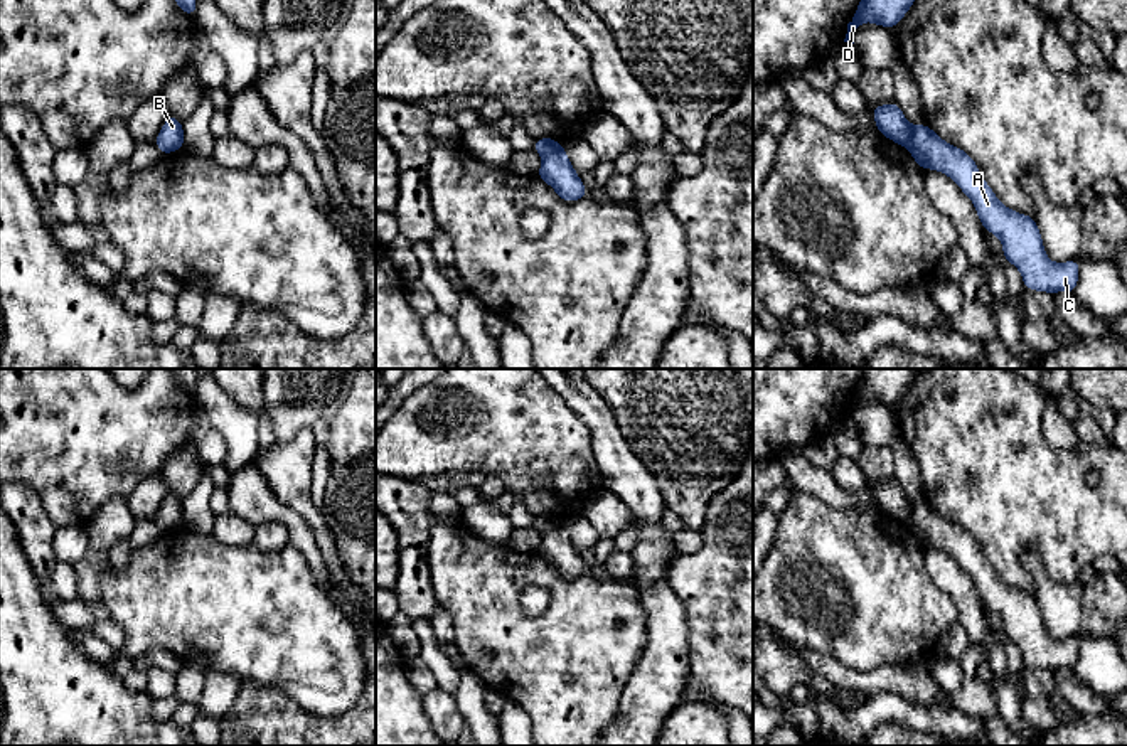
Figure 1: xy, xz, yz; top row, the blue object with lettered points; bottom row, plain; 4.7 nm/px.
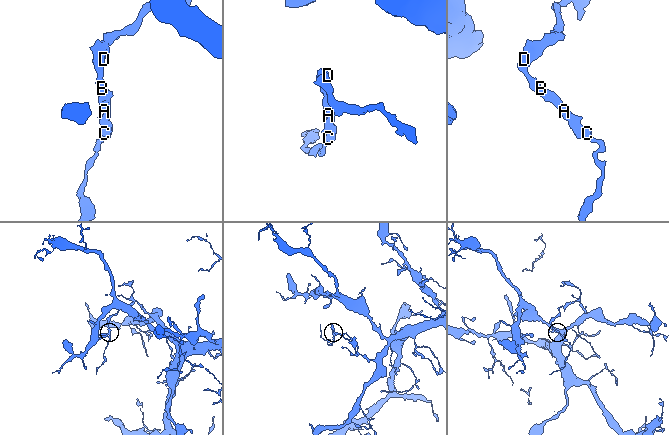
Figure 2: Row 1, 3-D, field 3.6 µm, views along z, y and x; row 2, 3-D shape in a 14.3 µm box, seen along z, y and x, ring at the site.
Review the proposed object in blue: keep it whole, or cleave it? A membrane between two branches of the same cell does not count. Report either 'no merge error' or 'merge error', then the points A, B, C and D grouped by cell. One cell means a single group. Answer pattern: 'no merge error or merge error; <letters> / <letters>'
merge error; A C / B D

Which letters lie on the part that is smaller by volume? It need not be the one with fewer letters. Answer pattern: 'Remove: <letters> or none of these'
Remove: A, C

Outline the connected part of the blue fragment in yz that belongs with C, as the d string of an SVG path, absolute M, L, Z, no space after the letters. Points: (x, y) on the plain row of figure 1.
M927 500L913 504L908 527L921 547L945 551L972 578L982 606L1001 616L1002 633L1019 647L1026 667L1075 670L1078 635L1066 640L1050 638L1034 593L1006 584L967 529L942 517Z

